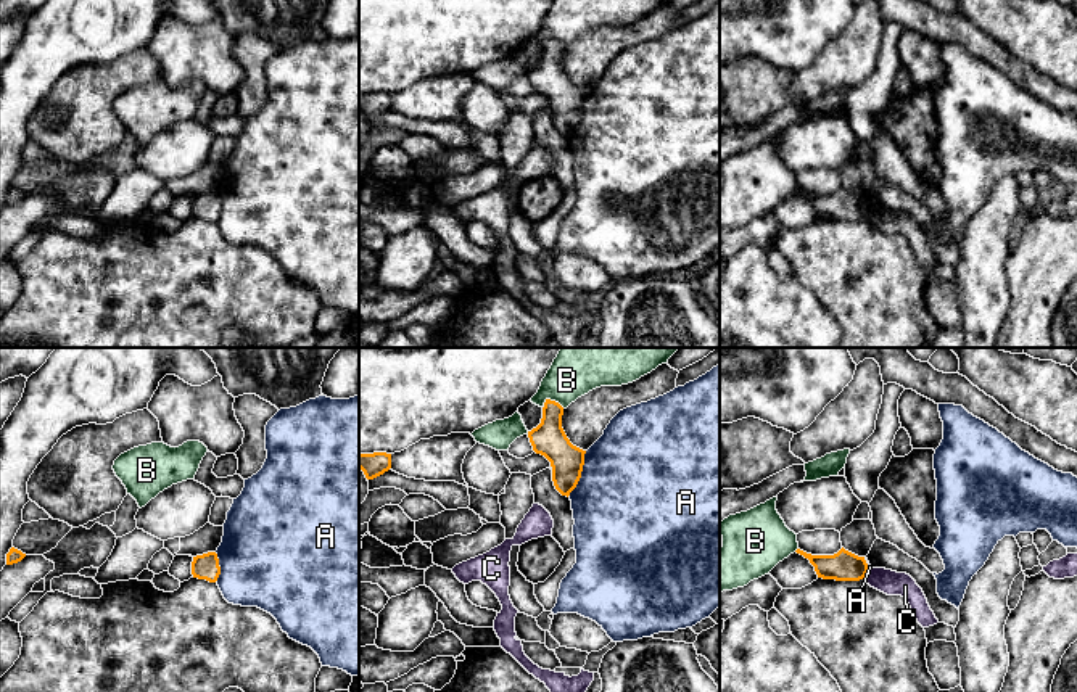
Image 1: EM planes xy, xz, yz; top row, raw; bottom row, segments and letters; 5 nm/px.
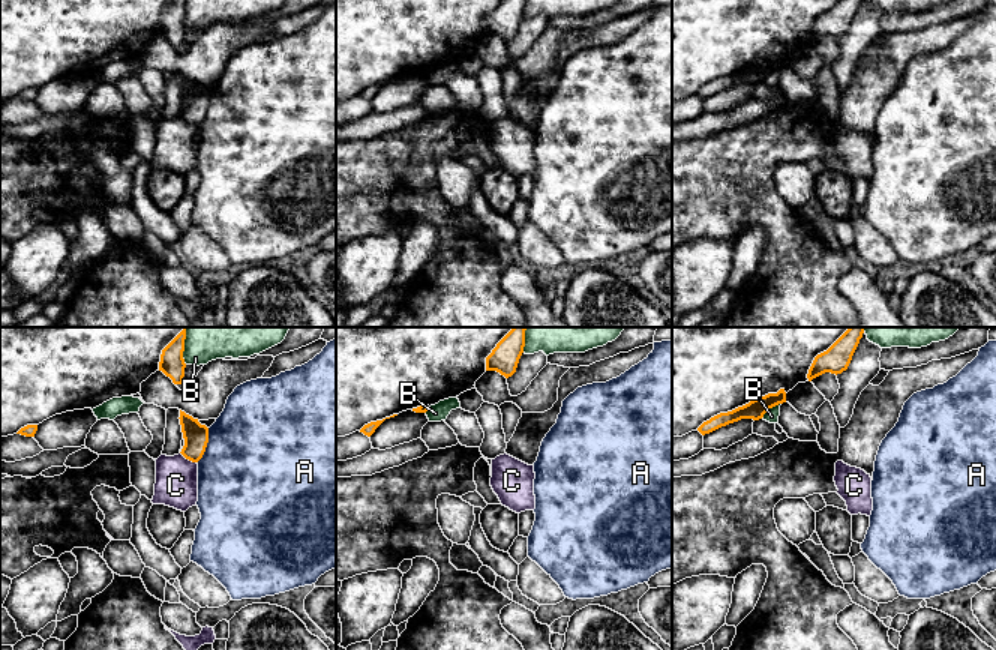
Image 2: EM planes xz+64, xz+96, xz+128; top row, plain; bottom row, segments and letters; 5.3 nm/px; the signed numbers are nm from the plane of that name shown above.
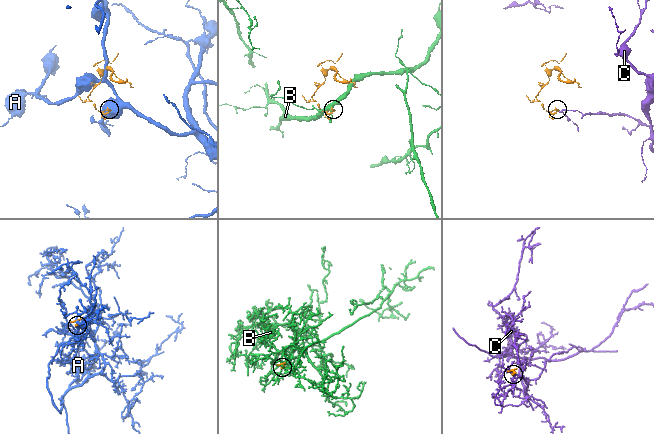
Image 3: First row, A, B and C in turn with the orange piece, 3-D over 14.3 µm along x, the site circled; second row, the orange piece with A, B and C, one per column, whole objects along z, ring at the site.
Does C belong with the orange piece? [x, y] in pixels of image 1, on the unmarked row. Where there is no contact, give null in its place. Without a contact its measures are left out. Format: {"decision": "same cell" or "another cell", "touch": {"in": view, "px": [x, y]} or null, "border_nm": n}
{"decision": "another cell", "touch": {"in": "yz", "px": [865, 214]}, "border_nm": 50}

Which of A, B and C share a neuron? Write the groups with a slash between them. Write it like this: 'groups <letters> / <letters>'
groups A / B / C

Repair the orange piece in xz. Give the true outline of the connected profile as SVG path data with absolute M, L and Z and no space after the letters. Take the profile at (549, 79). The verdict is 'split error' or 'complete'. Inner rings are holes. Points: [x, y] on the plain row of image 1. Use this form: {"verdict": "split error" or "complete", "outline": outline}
{"verdict": "complete", "outline": "M546 39L541 63L528 71L536 93L544 95L552 106L552 121L562 135L570 135L576 127L586 90L573 85L562 68L563 47Z"}

